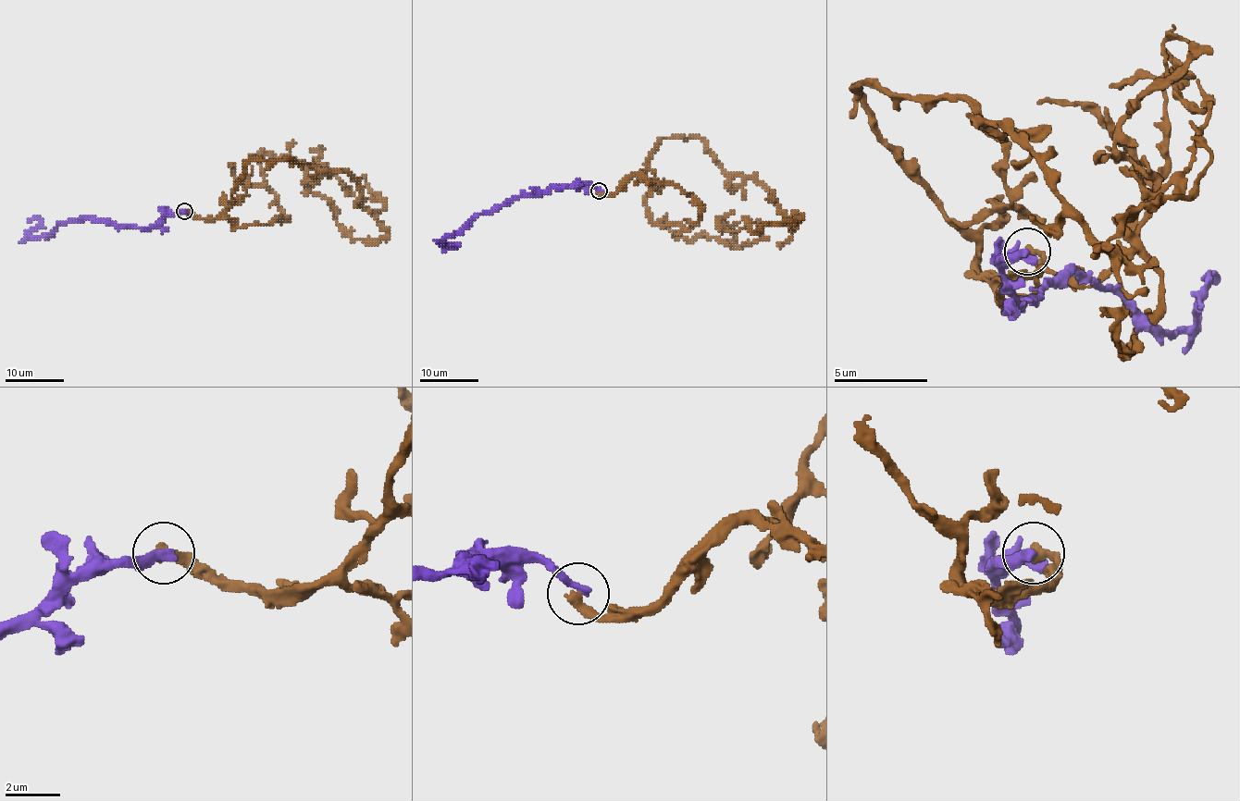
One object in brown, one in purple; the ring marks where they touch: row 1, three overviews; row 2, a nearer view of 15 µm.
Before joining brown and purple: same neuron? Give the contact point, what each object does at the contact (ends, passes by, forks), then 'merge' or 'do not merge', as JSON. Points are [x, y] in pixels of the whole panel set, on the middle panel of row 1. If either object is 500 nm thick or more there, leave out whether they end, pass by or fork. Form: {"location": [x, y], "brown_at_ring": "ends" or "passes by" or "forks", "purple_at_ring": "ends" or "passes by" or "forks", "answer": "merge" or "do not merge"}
{"location": [599, 191], "brown_at_ring": "ends", "purple_at_ring": "ends", "answer": "do not merge"}

